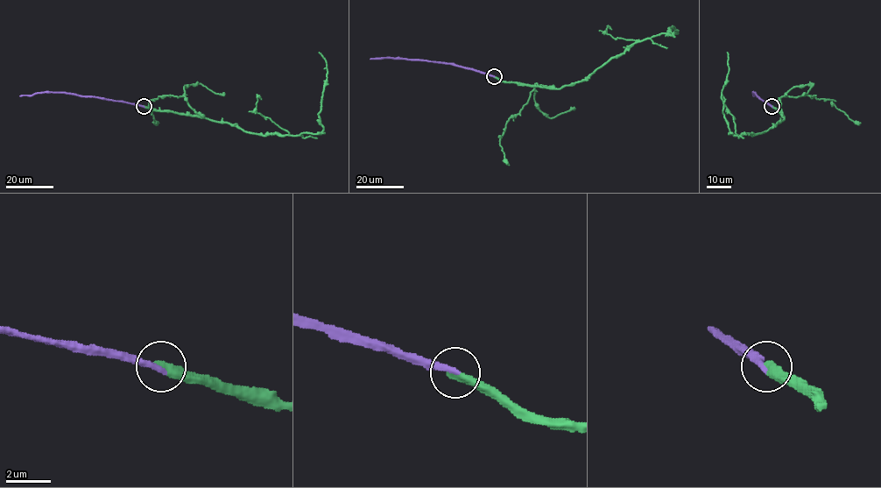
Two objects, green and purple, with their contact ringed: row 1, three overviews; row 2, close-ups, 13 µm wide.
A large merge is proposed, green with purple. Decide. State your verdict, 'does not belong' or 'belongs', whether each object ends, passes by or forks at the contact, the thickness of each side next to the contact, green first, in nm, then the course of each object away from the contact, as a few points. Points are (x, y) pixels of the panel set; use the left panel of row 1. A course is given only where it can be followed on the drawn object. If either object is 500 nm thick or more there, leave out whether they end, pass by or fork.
belongs; green ends; purple ends; calibres 420 and 280 nm; course green (144, 106), (222, 122), (262, 135), (319, 133), (323, 130), (318, 115), (327, 71), (325, 59), (319, 52); course purple (144, 106), (68, 94), (42, 92), (20, 95)

